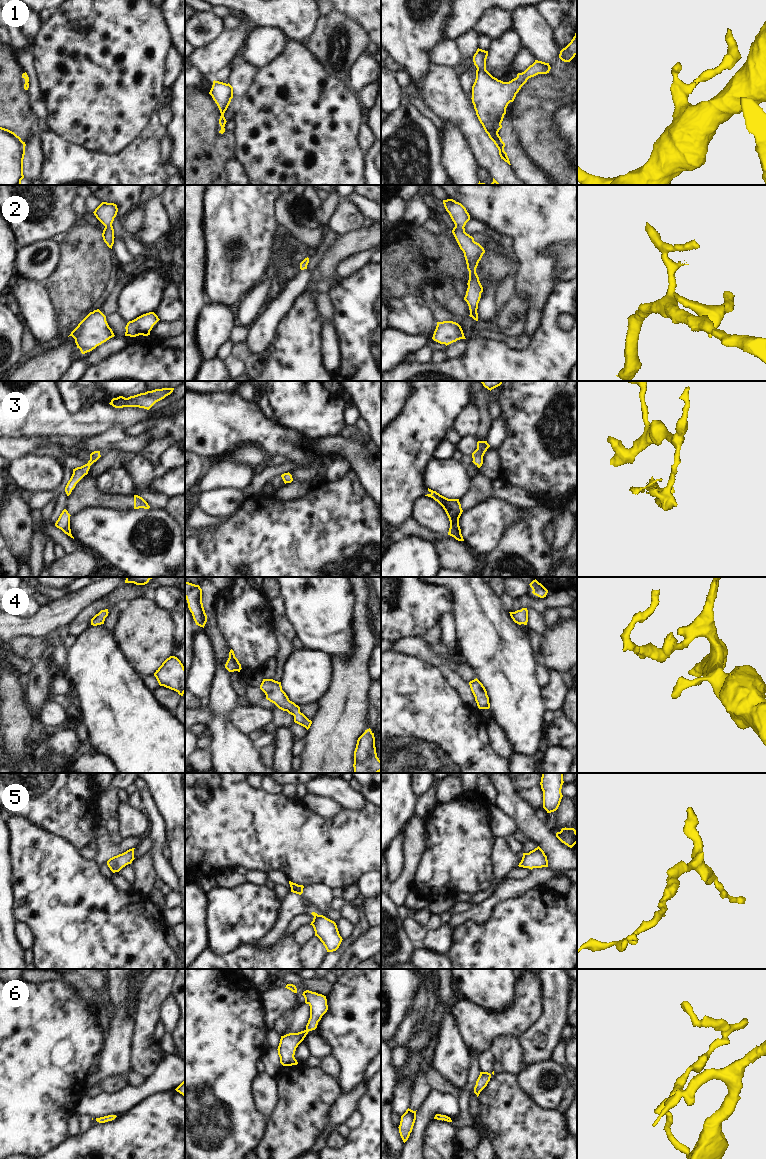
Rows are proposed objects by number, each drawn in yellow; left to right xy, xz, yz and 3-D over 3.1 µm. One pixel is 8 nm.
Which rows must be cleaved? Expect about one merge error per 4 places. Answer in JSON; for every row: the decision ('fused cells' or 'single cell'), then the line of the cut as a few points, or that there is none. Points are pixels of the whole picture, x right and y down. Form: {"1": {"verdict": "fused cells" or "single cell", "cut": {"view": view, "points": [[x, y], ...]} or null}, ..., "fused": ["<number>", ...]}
{"1": {"verdict": "single cell", "cut": null}, "2": {"verdict": "single cell", "cut": null}, "3": {"verdict": "single cell", "cut": null}, "4": {"verdict": "single cell", "cut": null}, "5": {"verdict": "single cell", "cut": null}, "6": {"verdict": "single cell", "cut": null}, "fused": []}

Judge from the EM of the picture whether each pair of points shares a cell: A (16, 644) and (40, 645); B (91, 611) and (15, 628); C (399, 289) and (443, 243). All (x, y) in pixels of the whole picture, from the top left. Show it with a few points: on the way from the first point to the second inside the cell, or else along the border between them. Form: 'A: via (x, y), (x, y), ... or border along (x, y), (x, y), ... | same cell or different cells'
A: via (22, 645), (34, 645) | same cell
B: border along (97, 600), (87, 605), (68, 624) | different cells
C: via (402, 275), (402, 272), (421, 253), (429, 253) | same cell

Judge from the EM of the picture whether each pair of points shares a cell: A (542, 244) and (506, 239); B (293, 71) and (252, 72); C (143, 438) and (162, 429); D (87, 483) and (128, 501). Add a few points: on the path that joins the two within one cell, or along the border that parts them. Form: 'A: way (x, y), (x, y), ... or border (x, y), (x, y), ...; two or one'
A: border (497, 235), (508, 233), (513, 238), (514, 244); two
B: border (260, 69), (254, 84), (247, 93); two
C: border (147, 430), (148, 442), (138, 452); two
D: way (96, 494), (101, 499), (117, 501); one

